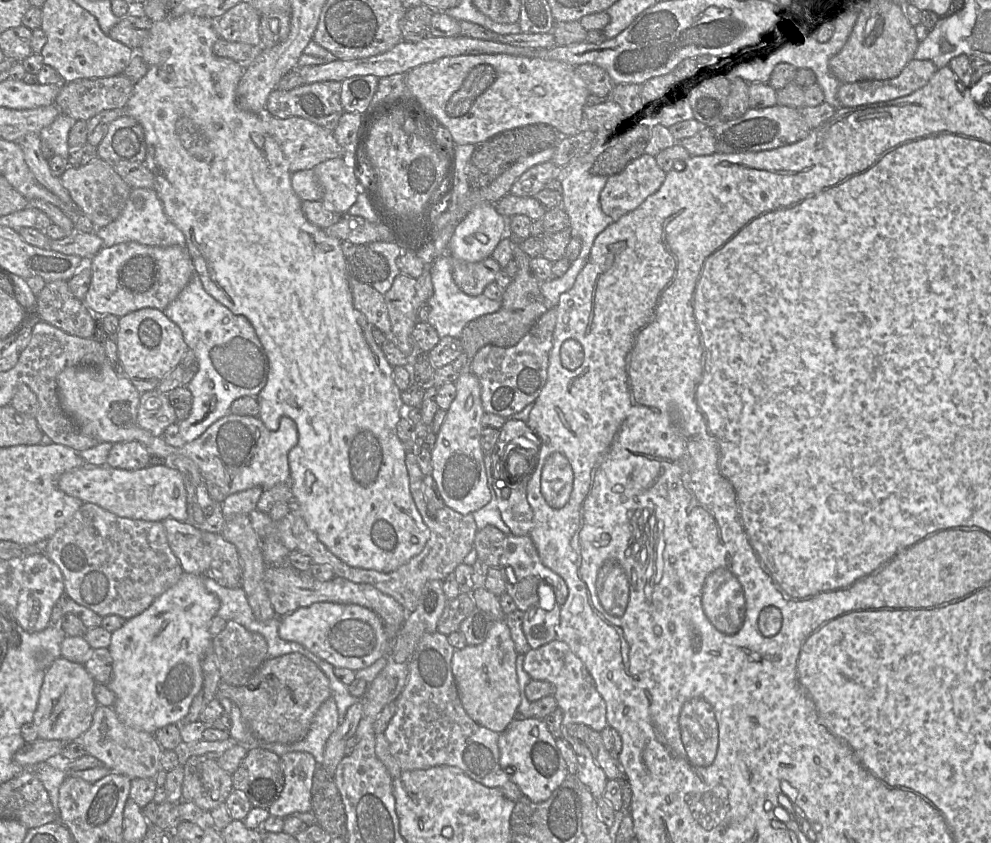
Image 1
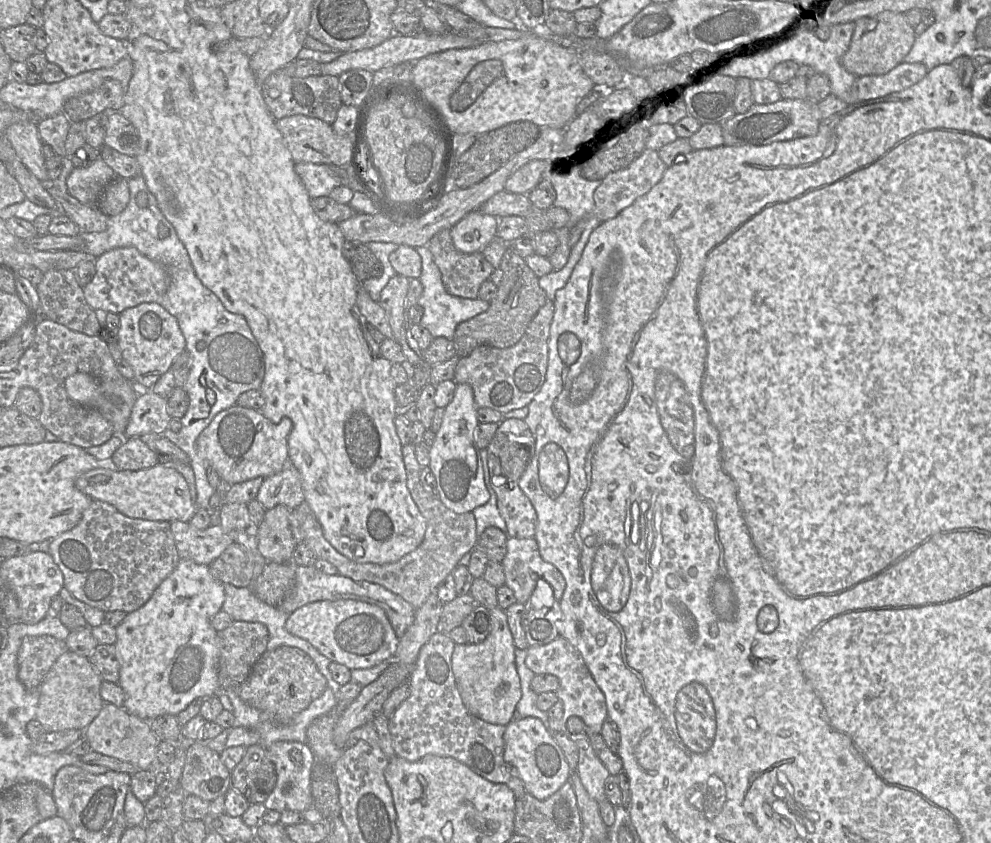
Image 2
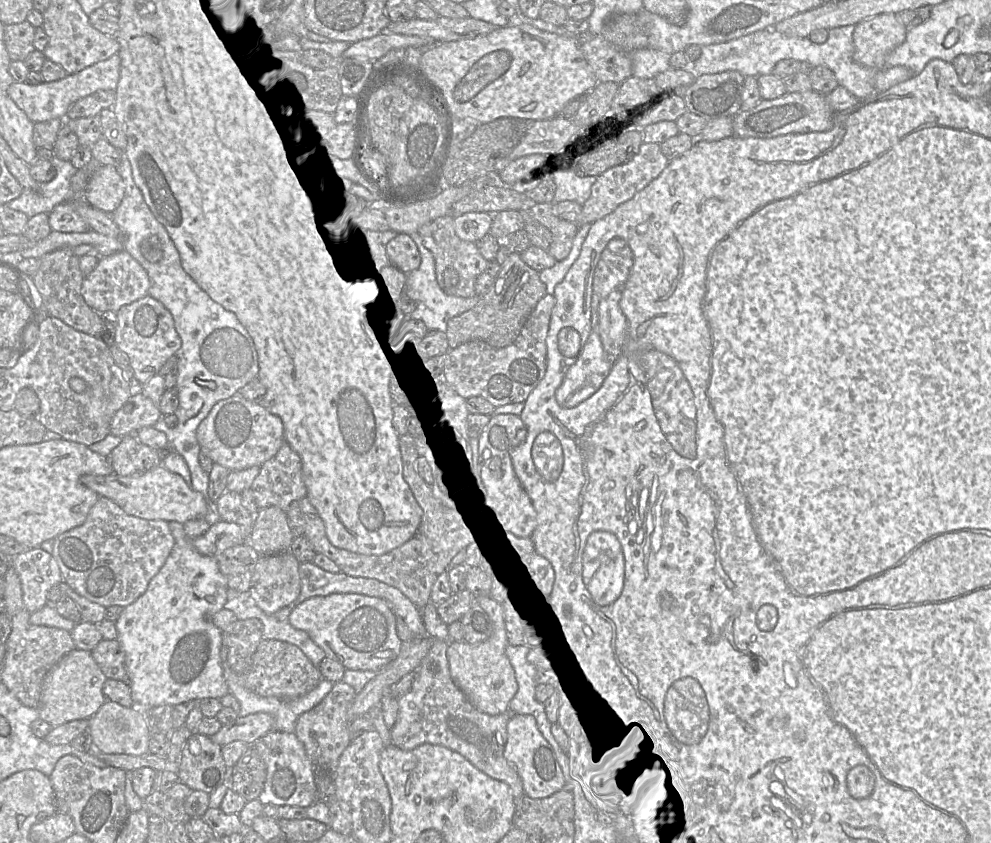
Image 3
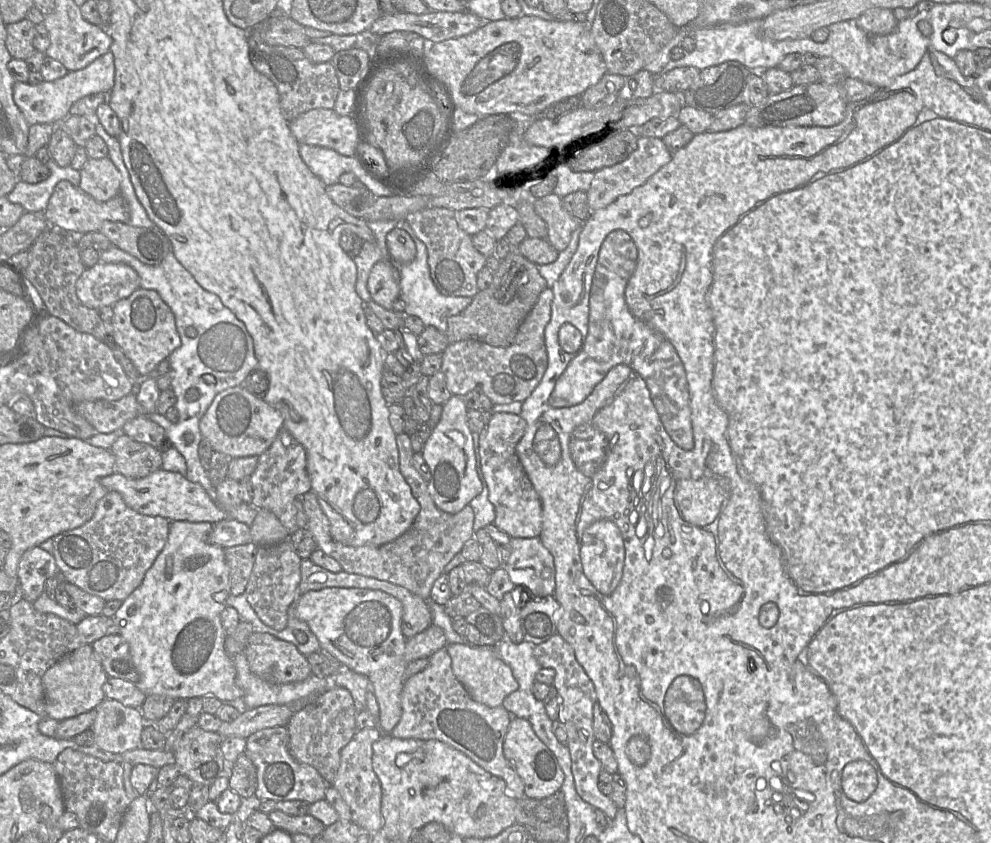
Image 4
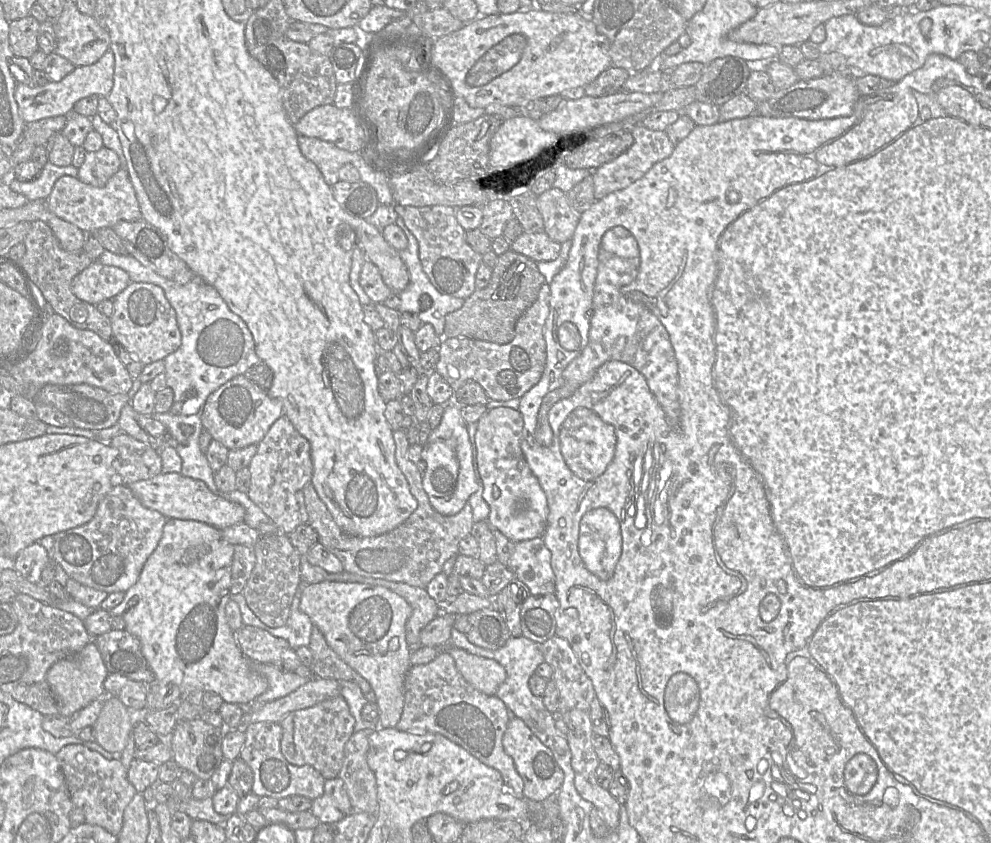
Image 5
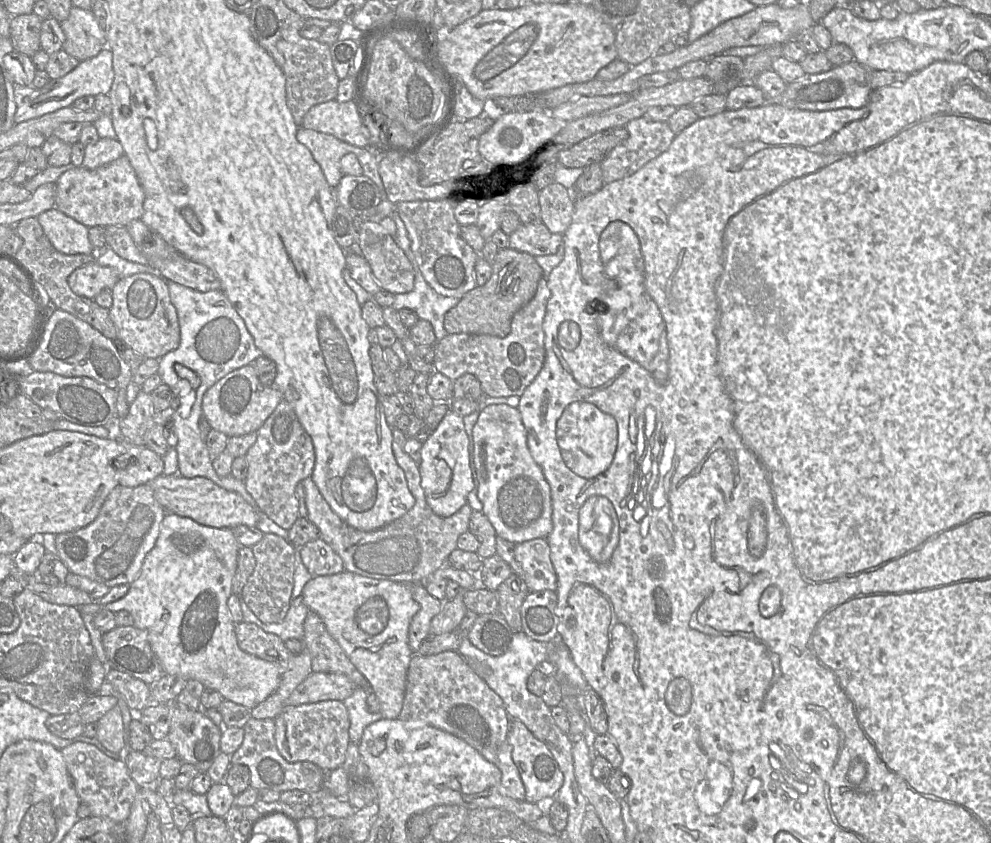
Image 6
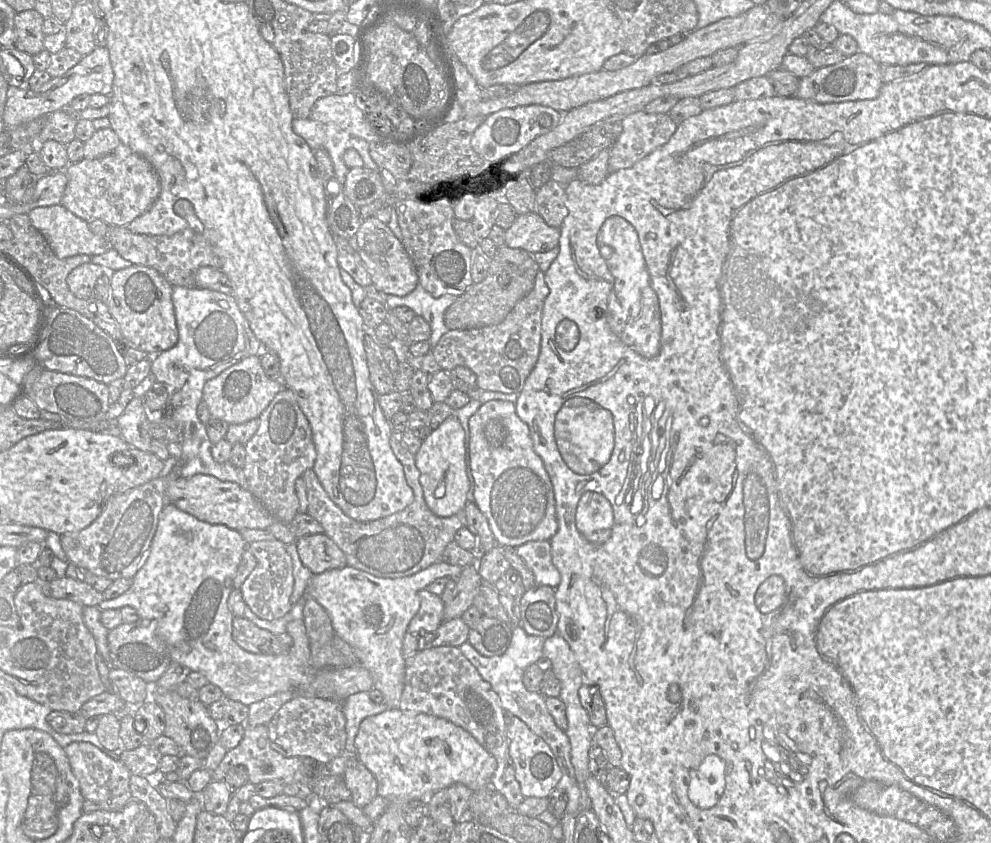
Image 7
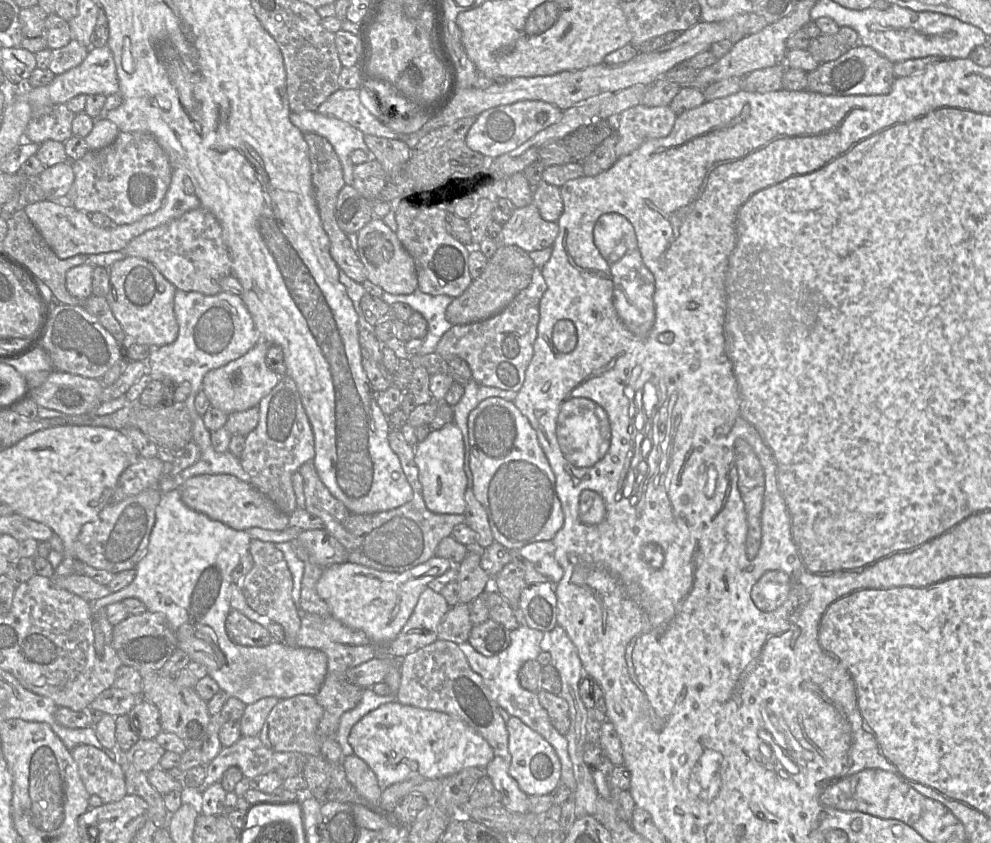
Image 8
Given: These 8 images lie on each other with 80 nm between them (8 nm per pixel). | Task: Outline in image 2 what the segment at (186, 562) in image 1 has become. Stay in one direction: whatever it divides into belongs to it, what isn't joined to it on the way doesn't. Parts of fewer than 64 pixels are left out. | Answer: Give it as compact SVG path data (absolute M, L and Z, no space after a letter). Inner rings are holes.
M171 521L170 528L180 559L189 559L200 565L210 566L233 544L221 525L205 530L193 527L189 522Z

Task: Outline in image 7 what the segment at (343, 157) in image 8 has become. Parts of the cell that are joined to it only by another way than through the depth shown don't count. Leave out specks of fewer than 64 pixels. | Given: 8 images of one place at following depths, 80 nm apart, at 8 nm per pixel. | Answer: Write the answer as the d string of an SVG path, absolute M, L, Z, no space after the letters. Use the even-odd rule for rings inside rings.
M310 118L292 121L293 131L301 136L314 151L324 148L328 151L334 167L334 178L344 185L349 168L343 161L343 155L348 149L355 149L361 156L364 166L378 171L378 166L370 154L369 142L355 137L336 125L329 125Z

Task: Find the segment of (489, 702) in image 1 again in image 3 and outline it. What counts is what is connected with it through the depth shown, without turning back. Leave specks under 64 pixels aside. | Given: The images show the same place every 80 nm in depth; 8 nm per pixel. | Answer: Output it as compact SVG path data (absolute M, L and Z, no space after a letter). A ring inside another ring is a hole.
M475 596L479 605L491 618L493 633L484 642L469 644L465 641L450 642L447 648L449 671L454 683L477 710L488 715L509 712L509 703L518 690L513 667L506 655L509 638L504 606L492 596Z

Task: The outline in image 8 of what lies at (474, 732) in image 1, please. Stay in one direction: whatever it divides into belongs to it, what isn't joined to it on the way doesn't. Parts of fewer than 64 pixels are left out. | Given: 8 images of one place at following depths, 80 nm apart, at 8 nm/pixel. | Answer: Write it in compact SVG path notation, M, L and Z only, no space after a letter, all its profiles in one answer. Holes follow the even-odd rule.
M436 640L404 657L397 701L403 705L446 713L466 723L481 735L493 750L493 758L486 766L485 774L501 793L502 805L511 812L529 812L529 796L508 773L511 755L508 750L506 722L499 714L499 706L482 677L471 669L458 644Z

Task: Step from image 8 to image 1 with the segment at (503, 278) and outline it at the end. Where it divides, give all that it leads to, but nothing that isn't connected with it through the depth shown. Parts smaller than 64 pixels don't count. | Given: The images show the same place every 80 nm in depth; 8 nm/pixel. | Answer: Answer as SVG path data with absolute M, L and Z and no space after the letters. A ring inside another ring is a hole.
M513 239L513 259L516 261L518 270L507 288L502 292L500 308L496 312L470 321L462 330L459 339L463 346L463 352L469 359L486 345L498 347L516 345L549 308L541 293L540 282L529 268L531 258L521 250L520 241L522 240Z

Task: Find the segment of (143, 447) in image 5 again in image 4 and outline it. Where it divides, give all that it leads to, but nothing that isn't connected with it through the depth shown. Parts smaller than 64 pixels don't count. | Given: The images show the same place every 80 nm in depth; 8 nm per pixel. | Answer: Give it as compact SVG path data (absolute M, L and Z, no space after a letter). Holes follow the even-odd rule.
M128 435L119 436L110 451L115 457L114 472L126 478L140 479L161 469L161 450Z

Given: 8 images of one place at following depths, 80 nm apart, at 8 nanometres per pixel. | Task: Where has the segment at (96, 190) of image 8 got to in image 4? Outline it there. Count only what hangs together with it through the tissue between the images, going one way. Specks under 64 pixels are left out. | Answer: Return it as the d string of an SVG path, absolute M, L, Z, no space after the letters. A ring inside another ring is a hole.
M66 180L56 185L44 215L52 227L83 234L99 231L105 221L127 223L130 218L128 206L120 194L106 202L98 202Z

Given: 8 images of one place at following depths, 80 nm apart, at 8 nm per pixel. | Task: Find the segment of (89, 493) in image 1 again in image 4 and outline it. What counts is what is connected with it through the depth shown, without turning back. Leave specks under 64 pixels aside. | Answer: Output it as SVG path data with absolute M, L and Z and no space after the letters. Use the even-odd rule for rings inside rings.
M158 469L140 479L129 479L114 472L101 478L100 484L108 492L118 492L129 508L143 515L160 516L169 521L210 522L211 524L227 518L225 509L213 502L199 483L189 481L178 472Z

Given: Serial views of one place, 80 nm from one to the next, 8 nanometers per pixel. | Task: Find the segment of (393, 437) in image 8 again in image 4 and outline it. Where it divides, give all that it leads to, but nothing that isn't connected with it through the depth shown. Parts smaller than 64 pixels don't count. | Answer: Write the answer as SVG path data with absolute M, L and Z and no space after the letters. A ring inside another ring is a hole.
M396 435L399 467L412 495L420 504L420 511L411 527L395 540L380 546L347 546L336 541L330 530L330 522L323 512L316 494L310 490L298 496L307 516L307 528L313 535L317 548L334 558L347 573L354 573L388 581L408 589L428 601L434 582L444 573L444 568L456 554L460 554L466 541L474 537L474 512L468 504L456 514L439 509L428 491L428 482L413 465L414 451L409 435Z

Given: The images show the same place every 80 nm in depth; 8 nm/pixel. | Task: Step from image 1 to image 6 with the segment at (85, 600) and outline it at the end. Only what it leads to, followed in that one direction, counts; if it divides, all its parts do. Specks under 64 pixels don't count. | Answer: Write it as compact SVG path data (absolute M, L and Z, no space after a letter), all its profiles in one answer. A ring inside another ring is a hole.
M148 484L137 487L117 485L106 498L96 519L84 528L56 535L57 557L74 574L102 583L109 588L131 584L138 576L146 555L154 547L160 532L161 522L166 514L154 498Z

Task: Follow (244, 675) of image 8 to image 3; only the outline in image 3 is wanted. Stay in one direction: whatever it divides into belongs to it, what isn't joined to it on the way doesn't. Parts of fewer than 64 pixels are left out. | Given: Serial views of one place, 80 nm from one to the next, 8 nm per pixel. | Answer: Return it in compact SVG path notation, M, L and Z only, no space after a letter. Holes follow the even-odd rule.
M195 519L183 523L183 526L187 540L175 542L165 564L152 578L145 593L124 607L115 622L117 640L125 654L132 707L142 710L166 704L174 707L190 700L221 699L229 693L220 657L222 631L212 622L213 616L224 608L229 587L217 558L200 554L192 545L192 540L206 533L211 524L206 519Z

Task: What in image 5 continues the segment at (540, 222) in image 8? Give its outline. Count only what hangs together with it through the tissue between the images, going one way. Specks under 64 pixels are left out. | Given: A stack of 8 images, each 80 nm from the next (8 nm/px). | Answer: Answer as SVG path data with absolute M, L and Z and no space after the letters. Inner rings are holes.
M523 232L511 243L511 250L528 258L539 261L551 261L559 256L561 244L552 240L546 232Z

